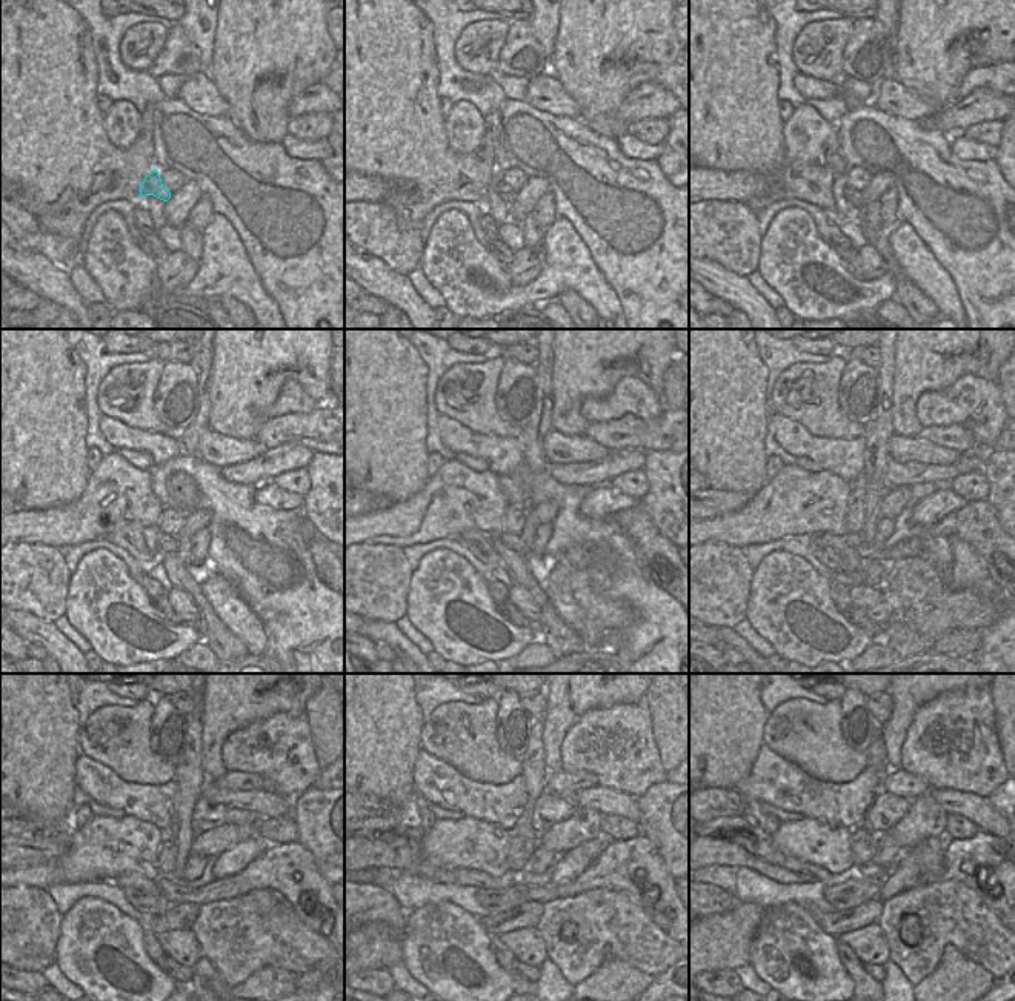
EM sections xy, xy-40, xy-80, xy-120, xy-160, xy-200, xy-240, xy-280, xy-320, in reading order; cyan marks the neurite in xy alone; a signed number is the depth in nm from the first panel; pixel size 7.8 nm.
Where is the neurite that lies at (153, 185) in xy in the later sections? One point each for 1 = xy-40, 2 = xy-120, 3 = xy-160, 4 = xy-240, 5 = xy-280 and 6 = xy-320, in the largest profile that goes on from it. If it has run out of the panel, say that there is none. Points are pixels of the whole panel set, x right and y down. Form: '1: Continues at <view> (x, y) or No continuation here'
1: Continues at xy-40 (506, 194)
2: Continues at xy-120 (168, 545)
3: Continues at xy-160 (512, 542)
4: Continues at xy-240 (289, 869)
5: Continues at xy-280 (634, 867)
6: Continues at xy-320 (983, 861).

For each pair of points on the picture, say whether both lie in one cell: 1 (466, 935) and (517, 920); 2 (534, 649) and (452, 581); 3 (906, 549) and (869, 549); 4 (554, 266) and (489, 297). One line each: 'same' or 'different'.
1: different
2: different
3: same
4: same

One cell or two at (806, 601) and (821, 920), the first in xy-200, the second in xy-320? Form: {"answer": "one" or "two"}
{"answer": "two"}

